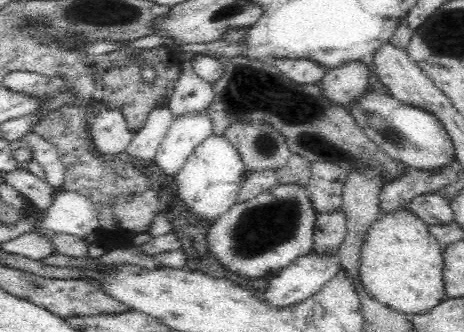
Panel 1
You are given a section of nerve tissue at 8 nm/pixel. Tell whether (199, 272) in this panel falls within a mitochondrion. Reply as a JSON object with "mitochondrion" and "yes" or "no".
{"mitochondrion":"no"}

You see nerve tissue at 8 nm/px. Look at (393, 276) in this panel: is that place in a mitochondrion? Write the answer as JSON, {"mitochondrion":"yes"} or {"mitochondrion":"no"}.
{"mitochondrion":"no"}

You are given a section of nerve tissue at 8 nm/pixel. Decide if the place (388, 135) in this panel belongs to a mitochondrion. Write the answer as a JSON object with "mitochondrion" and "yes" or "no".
{"mitochondrion":"yes"}

